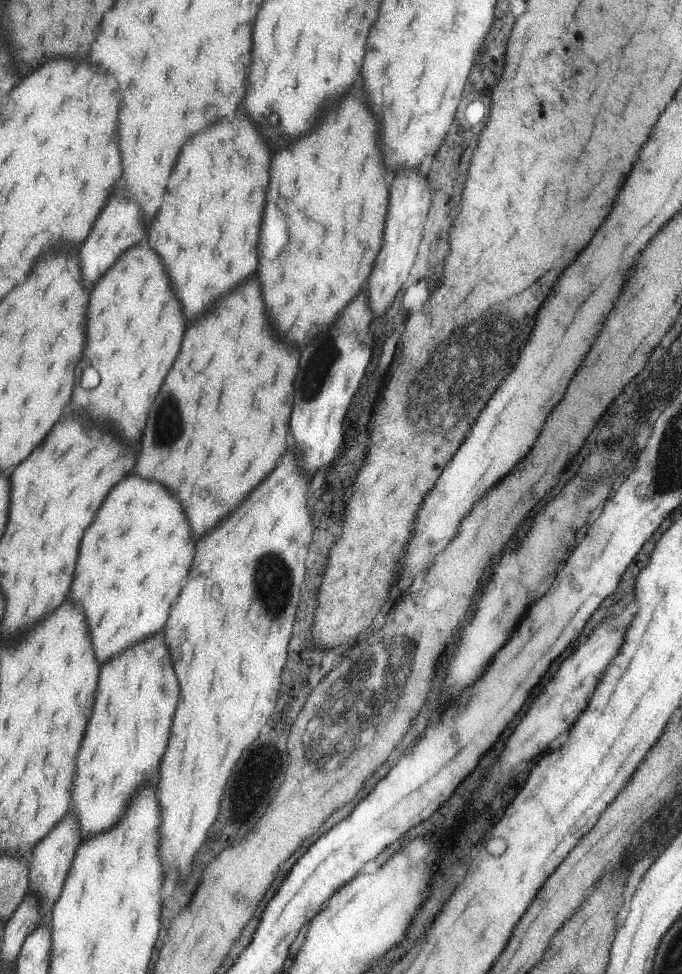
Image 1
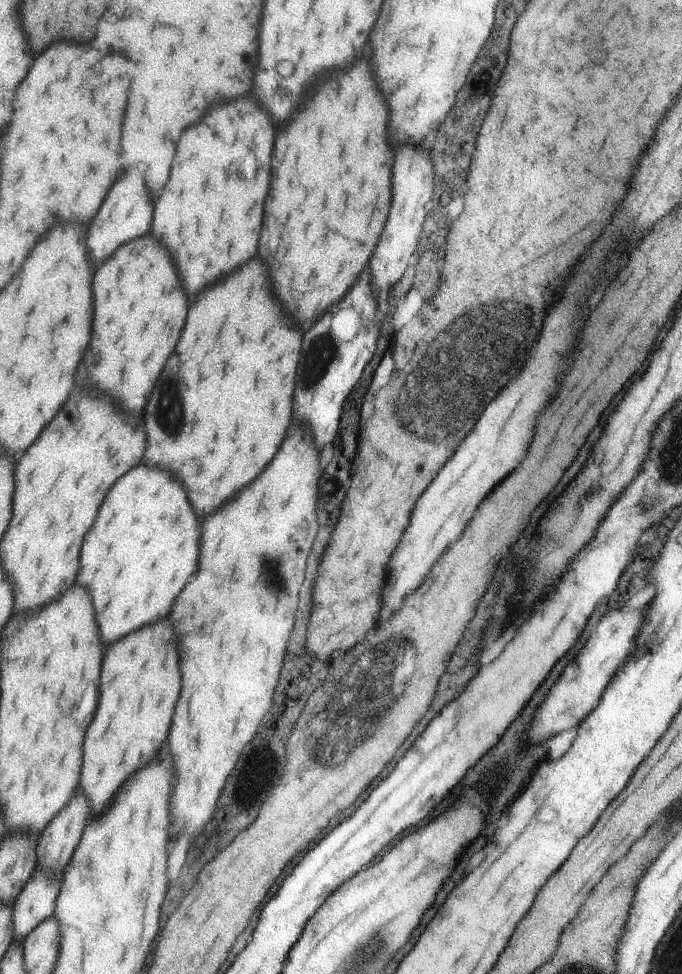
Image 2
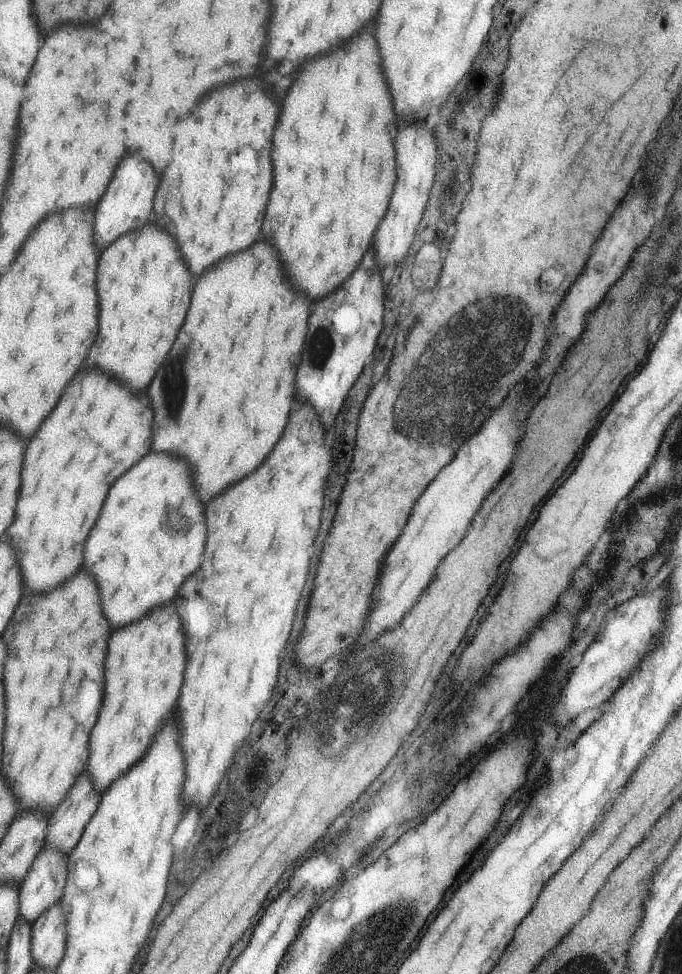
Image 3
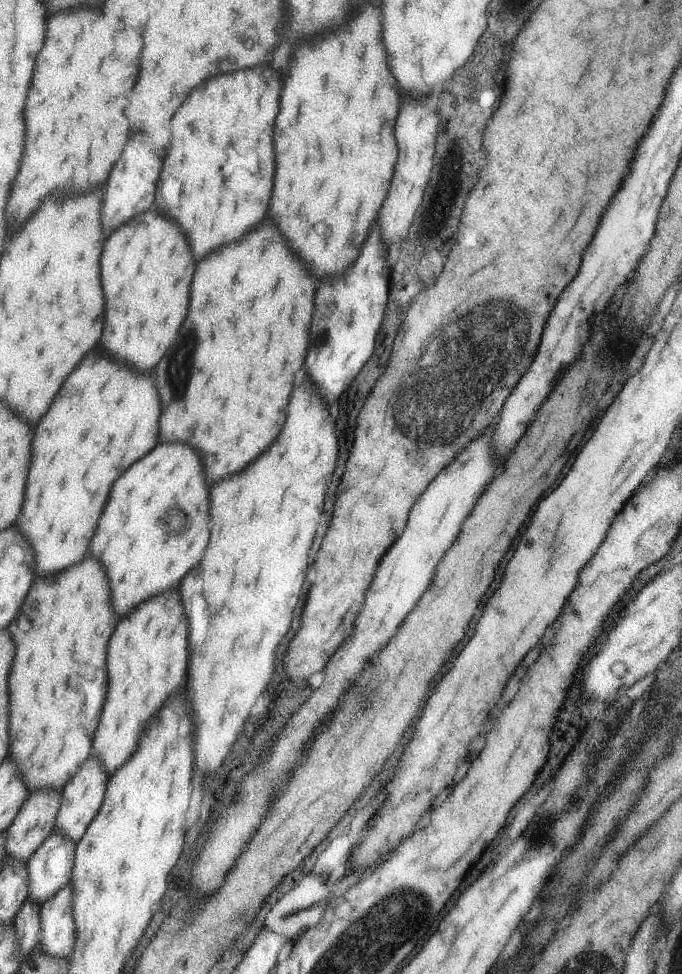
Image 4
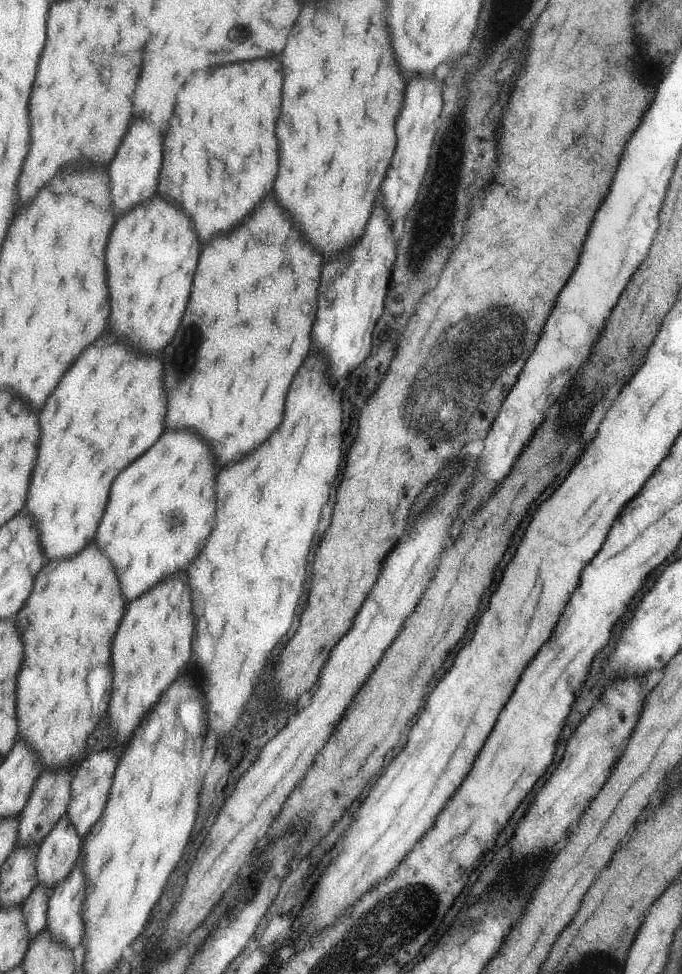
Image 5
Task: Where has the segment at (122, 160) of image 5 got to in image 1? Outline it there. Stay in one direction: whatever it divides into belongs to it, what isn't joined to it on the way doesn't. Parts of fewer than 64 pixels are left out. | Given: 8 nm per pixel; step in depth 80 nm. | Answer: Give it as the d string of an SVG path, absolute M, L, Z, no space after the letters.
M109 196L107 206L95 218L91 232L87 234L87 238L83 240L83 244L79 248L79 264L81 264L83 280L91 282L91 284L97 282L99 276L105 272L105 268L109 264L113 264L115 258L123 250L127 250L131 244L135 244L143 236L145 236L145 230L143 230L143 222L141 222L137 204L133 204L133 200L129 202L127 198L121 198L121 196Z

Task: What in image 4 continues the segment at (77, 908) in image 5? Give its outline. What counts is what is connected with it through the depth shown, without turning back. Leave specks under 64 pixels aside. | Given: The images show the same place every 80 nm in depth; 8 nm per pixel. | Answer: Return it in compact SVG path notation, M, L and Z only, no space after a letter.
M68 882L40 904L40 939L35 949L49 956L68 958L75 938L72 884Z

